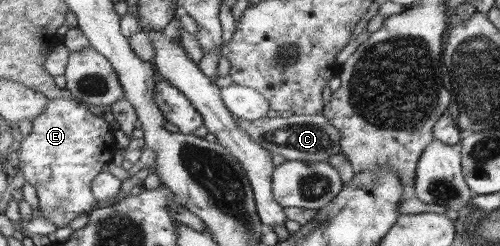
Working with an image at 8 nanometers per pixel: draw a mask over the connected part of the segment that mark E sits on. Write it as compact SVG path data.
M71 99L48 100L48 105L45 106L44 112L41 113L41 116L35 118L32 123L33 128L31 134L25 137L23 136L19 151L17 151L17 157L18 160L20 160L18 169L23 173L25 183L32 185L36 189L39 199L38 206L43 212L42 216L46 217L51 223L57 225L58 228L65 227L71 219L75 219L75 217L81 215L81 213L92 211L93 207L91 207L91 205L95 203L96 198L92 193L92 182L100 176L103 167L105 167L107 163L113 161L115 153L119 150L116 143L115 130L111 129L111 125L105 125L105 123L92 123L91 115L85 114L85 105L81 105L81 103L77 103L77 100Z

